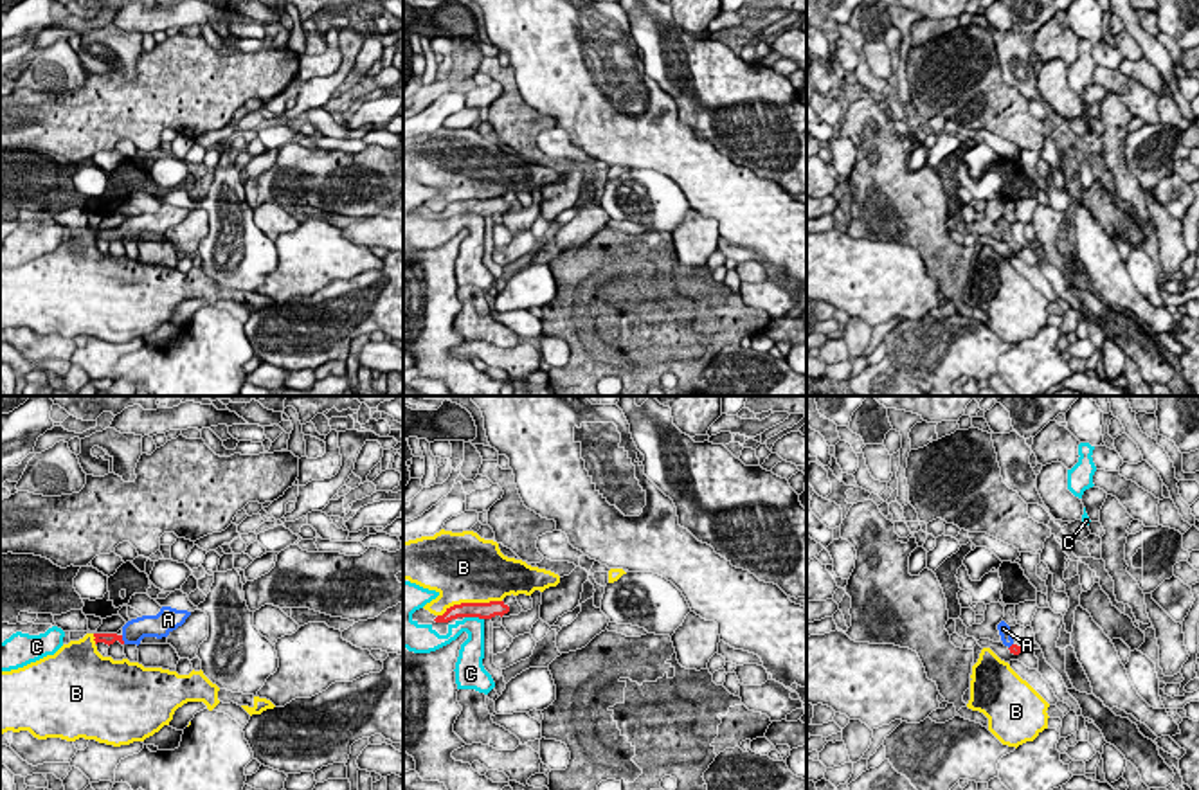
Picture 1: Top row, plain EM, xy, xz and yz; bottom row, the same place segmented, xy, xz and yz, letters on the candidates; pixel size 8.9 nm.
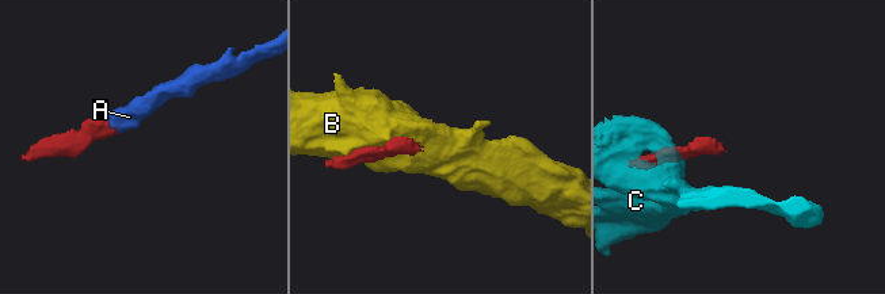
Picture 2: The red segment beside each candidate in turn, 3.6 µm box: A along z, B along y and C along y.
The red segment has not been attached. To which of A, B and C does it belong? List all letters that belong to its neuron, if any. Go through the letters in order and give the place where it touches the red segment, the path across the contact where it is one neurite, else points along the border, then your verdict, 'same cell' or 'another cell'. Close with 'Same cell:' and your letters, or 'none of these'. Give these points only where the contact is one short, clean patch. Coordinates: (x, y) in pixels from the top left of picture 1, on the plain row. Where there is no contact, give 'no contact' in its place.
A: meets red in xy at (121, 236); runs through xy (108, 236), (121, 236), (135, 227); same cell
B: meets red in xz at (468, 200); another cell
C: meets red in xz at (474, 213); border along xz (465, 213), (483, 216); another cell
Same cell: A

